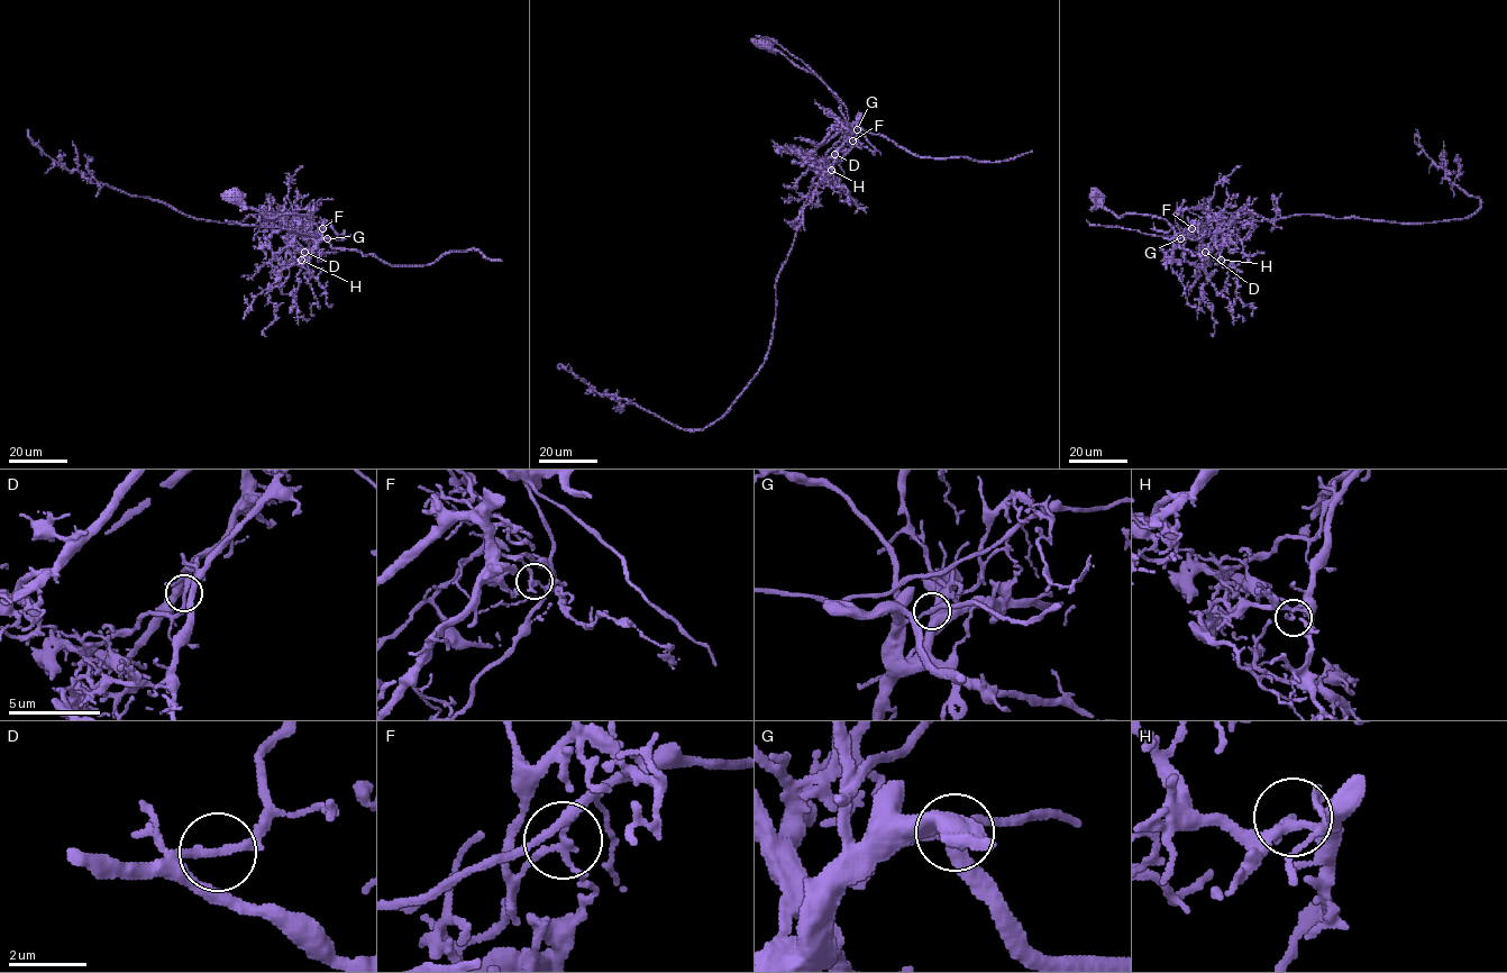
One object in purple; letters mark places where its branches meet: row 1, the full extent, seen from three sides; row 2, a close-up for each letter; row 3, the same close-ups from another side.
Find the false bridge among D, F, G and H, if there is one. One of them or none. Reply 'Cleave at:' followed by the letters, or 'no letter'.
Cleave at: F

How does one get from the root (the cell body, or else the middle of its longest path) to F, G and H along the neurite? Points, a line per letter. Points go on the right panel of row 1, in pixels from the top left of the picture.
F: (1094, 197), (1097, 206), (1119, 217), (1126, 214), (1162, 217), (1176, 234), (1192, 228)
G: (1094, 197), (1097, 206), (1119, 217), (1126, 214), (1162, 217), (1172, 228), (1176, 239), (1180, 238)
H: (1094, 197), (1097, 206), (1119, 217), (1126, 214), (1162, 217), (1174, 229), (1177, 246), (1221, 260)

